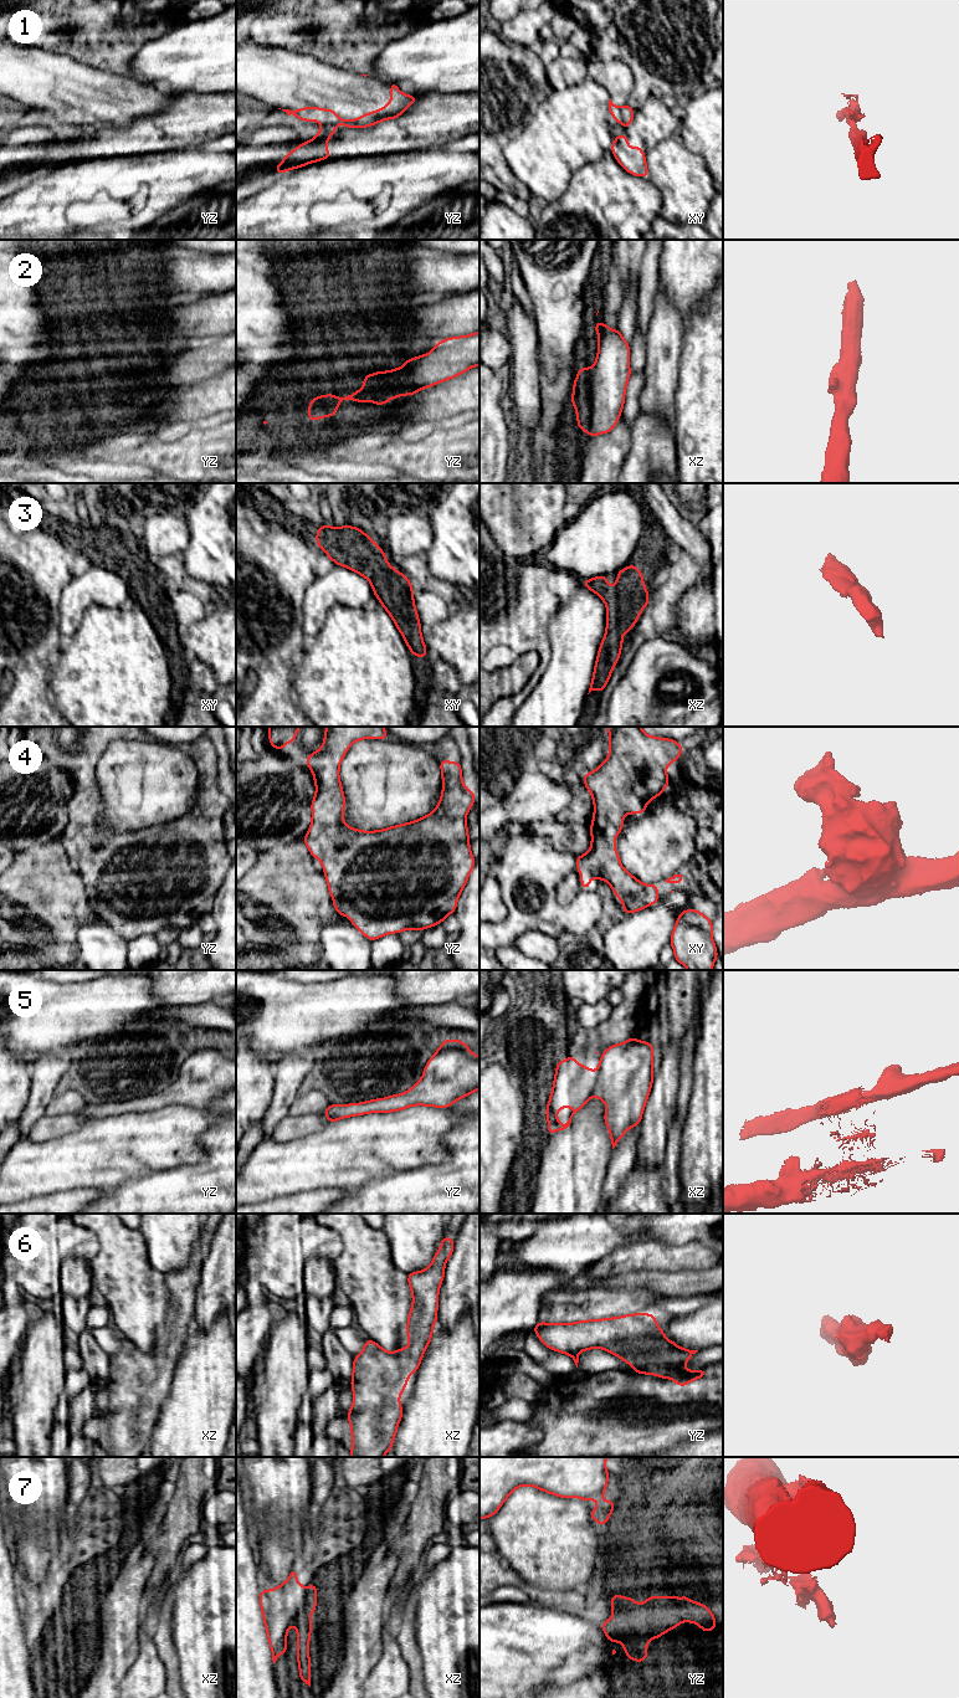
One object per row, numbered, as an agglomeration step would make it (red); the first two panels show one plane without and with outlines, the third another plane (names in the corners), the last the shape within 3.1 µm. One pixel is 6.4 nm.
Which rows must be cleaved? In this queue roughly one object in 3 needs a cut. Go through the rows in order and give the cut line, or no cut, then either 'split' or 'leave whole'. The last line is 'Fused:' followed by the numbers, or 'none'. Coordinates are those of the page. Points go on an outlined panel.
1: yz (332, 133), (317, 137) | split
2: yz (403, 383), (398, 388), (368, 390), (365, 399) | split
3: no cut | leave whole
4: no cut | leave whole
5: xz (600, 1066), (595, 1087) | split
6: no cut | leave whole
7: yz (613, 1611), (625, 1610), (632, 1617) | split
Fused: 1, 2, 5, 7

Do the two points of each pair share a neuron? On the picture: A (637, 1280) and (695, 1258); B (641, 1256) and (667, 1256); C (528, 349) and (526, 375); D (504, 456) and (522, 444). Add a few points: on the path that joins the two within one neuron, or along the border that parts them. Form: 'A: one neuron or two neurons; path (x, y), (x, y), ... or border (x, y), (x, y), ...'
A: two neurons; border (693, 1270), (635, 1272)
B: one neuron; path (647, 1256), (661, 1256)
C: one neuron; path (526, 355), (526, 369)
D: two neurons; border (511, 419), (514, 426), (514, 444), (518, 452)

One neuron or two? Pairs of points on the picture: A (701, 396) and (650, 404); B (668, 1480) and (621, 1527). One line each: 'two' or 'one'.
A: two
B: one

